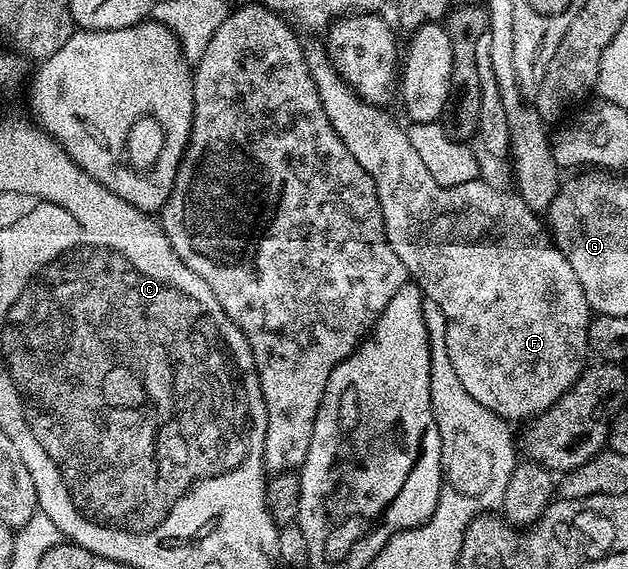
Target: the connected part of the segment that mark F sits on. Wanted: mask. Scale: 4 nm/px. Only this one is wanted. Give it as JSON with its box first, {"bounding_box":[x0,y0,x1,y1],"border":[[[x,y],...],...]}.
{"bounding_box":[304,43,591,422],"border":[[[306,43],[304,49],[307,70],[311,70],[315,90],[319,90],[319,102],[323,102],[323,114],[327,114],[327,122],[331,122],[335,134],[339,134],[343,146],[347,146],[347,150],[351,150],[351,158],[355,158],[355,162],[359,162],[359,166],[363,166],[363,170],[367,170],[367,174],[371,174],[371,182],[375,182],[375,190],[379,194],[379,206],[383,214],[385,237],[391,250],[395,250],[395,254],[399,254],[399,262],[403,262],[403,266],[407,266],[412,283],[421,289],[422,297],[425,300],[435,302],[435,306],[439,306],[439,310],[443,310],[447,354],[451,358],[451,366],[455,366],[455,374],[459,378],[459,382],[463,382],[463,390],[467,390],[467,394],[471,394],[471,398],[475,398],[475,402],[483,402],[483,406],[487,406],[487,410],[499,414],[504,420],[510,422],[516,422],[516,420],[525,422],[541,412],[545,412],[555,402],[559,402],[559,398],[563,398],[563,394],[567,394],[571,385],[580,378],[587,367],[585,356],[590,355],[589,322],[591,309],[583,294],[583,286],[579,286],[579,278],[575,278],[575,270],[571,270],[571,262],[565,257],[565,253],[557,247],[538,213],[530,210],[521,196],[514,191],[504,192],[501,188],[492,188],[491,185],[484,184],[484,179],[481,178],[457,186],[441,186],[435,182],[434,178],[431,178],[430,171],[423,166],[418,151],[411,146],[406,125],[400,124],[391,113],[385,112],[389,110],[386,110],[382,105],[369,104],[365,101],[337,73],[328,52],[325,50],[324,43]]]}

